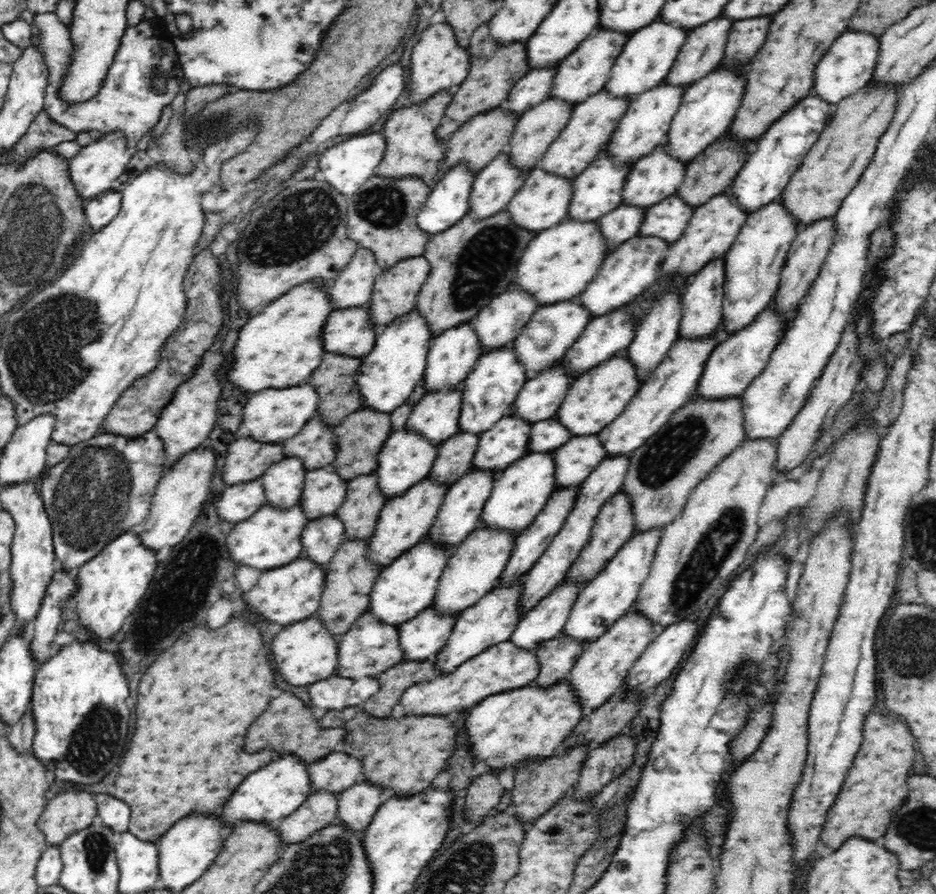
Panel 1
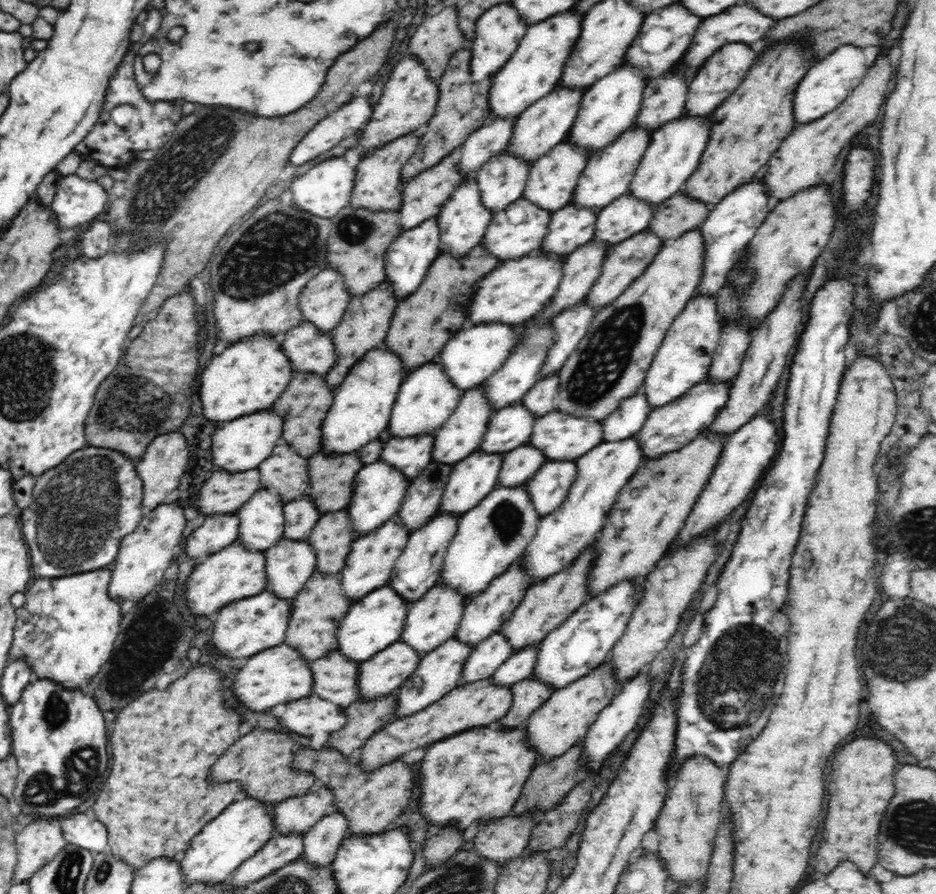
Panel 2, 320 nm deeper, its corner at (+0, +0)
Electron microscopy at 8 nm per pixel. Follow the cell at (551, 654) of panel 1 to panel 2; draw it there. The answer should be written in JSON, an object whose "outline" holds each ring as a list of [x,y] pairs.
{"outline":[[[533,675],[520,680],[513,686],[513,701],[508,713],[499,720],[501,727],[523,726],[540,705],[545,704],[554,692],[545,682],[540,682]]]}

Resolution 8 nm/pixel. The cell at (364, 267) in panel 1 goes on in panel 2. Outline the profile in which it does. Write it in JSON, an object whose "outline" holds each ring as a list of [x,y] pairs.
{"outline":[[[328,267],[306,283],[298,306],[303,321],[314,323],[319,330],[332,331],[338,326],[351,298],[345,289],[344,277]]]}

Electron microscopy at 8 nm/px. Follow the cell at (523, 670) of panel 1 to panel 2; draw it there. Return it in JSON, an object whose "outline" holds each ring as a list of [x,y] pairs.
{"outline":[[[482,678],[476,682],[460,683],[434,702],[431,706],[420,710],[417,714],[403,716],[392,720],[382,730],[378,730],[368,738],[361,748],[361,766],[365,770],[378,770],[383,763],[394,762],[402,754],[428,746],[462,730],[470,730],[474,726],[488,726],[490,722],[502,719],[510,710],[513,701],[513,686],[498,686],[492,678]]]}

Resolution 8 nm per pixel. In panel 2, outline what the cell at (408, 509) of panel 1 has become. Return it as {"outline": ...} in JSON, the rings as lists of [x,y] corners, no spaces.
{"outline":[[[395,517],[384,522],[370,534],[355,538],[347,554],[344,568],[339,573],[342,580],[342,591],[345,592],[346,599],[358,601],[368,593],[378,590],[379,587],[387,586],[398,557],[405,549],[410,535],[411,532],[405,527],[405,523]]]}

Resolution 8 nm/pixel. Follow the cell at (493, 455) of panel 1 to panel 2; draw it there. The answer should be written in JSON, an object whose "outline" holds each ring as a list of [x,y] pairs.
{"outline":[[[479,449],[470,454],[468,458],[457,461],[444,487],[437,512],[445,512],[461,517],[470,508],[474,508],[478,502],[498,486],[502,461],[504,461],[504,453],[498,454],[497,451]]]}

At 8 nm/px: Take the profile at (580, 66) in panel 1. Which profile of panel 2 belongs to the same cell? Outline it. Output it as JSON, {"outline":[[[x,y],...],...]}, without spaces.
{"outline":[[[557,85],[544,99],[539,99],[516,118],[512,138],[507,142],[505,151],[510,155],[534,163],[544,157],[556,144],[564,142],[577,120],[578,110],[581,109],[582,98],[585,97],[585,87],[568,87]]]}

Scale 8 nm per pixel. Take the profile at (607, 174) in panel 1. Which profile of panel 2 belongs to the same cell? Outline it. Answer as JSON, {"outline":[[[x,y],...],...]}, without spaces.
{"outline":[[[569,203],[551,214],[548,236],[539,251],[567,257],[570,252],[594,240],[598,210]]]}

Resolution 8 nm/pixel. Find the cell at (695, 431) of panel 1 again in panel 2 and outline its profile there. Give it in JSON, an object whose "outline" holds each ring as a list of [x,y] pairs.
{"outline":[[[708,430],[691,439],[686,446],[679,447],[678,450],[660,454],[658,458],[643,460],[634,476],[620,490],[616,502],[607,512],[605,525],[594,544],[597,558],[593,562],[593,569],[590,570],[590,598],[606,593],[620,582],[644,578],[653,570],[655,563],[670,549],[672,541],[681,532],[694,503],[705,489],[721,456],[726,438],[728,436],[725,434],[717,434]]]}

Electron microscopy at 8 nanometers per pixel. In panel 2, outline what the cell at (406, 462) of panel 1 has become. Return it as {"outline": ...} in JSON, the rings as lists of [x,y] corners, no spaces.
{"outline":[[[381,459],[364,465],[358,471],[353,484],[352,498],[346,508],[353,536],[360,538],[364,534],[370,534],[384,522],[395,518],[398,510],[401,509],[409,484],[410,480],[405,478],[405,475],[396,466],[390,466],[388,462]]]}

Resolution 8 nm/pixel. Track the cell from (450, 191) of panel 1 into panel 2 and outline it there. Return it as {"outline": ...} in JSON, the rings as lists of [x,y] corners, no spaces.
{"outline":[[[435,215],[422,221],[422,224],[419,226],[404,231],[389,246],[384,260],[386,281],[392,282],[393,294],[396,294],[399,300],[405,299],[414,290],[418,290],[418,286],[422,284],[431,262],[434,262],[434,259],[440,254],[440,250],[442,250],[441,242],[441,228],[438,227]]]}

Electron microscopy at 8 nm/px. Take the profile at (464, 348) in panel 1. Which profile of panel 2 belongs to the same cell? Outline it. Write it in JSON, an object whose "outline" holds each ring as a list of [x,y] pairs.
{"outline":[[[438,360],[426,362],[416,371],[409,372],[401,388],[398,391],[391,417],[388,424],[388,430],[392,437],[394,436],[418,436],[426,434],[427,431],[435,432],[442,428],[447,418],[460,402],[463,391],[451,383],[446,377],[444,369]]]}

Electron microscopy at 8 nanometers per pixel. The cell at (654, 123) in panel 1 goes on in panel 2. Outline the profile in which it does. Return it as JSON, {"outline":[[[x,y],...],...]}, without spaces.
{"outline":[[[632,126],[629,130],[626,130],[626,133],[608,144],[606,148],[597,150],[588,160],[586,168],[584,168],[582,175],[578,179],[571,203],[599,211],[606,208],[610,202],[614,202],[618,196],[627,193],[633,176],[637,173],[642,158],[645,157],[646,149],[652,137],[652,131]]]}

